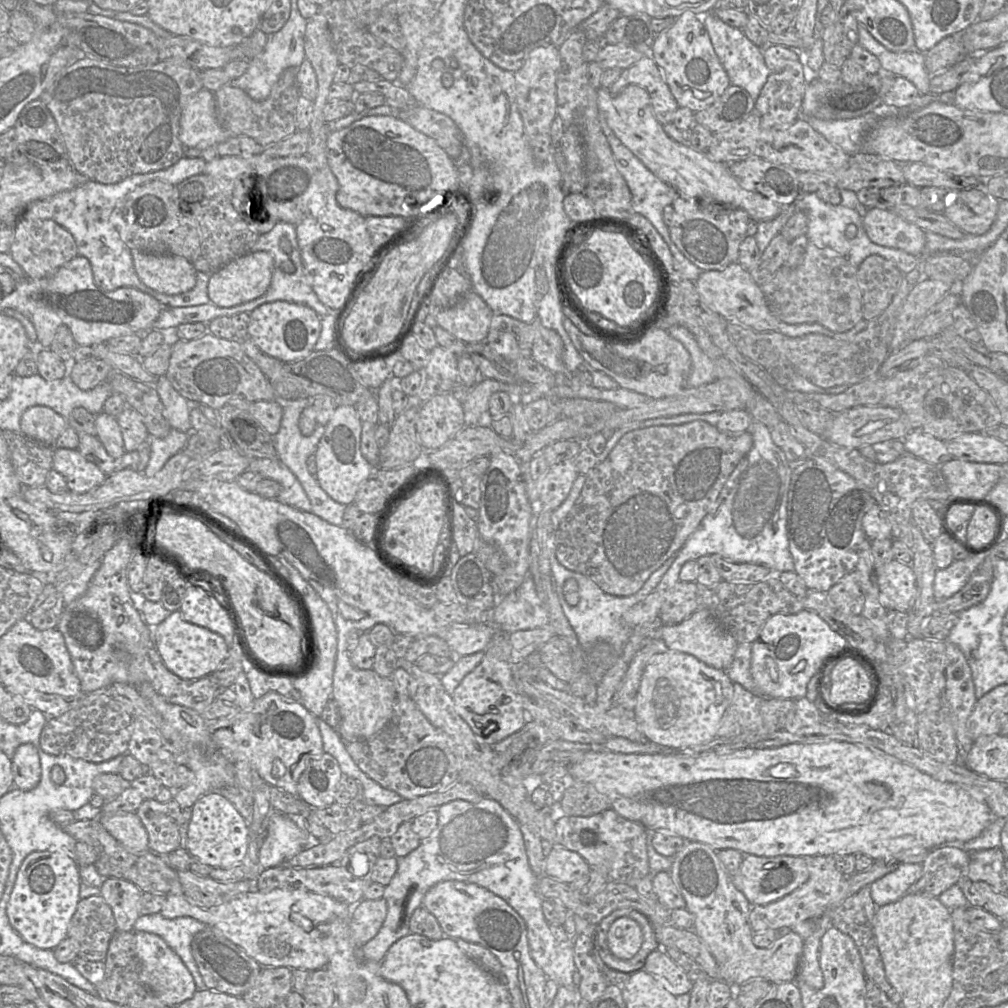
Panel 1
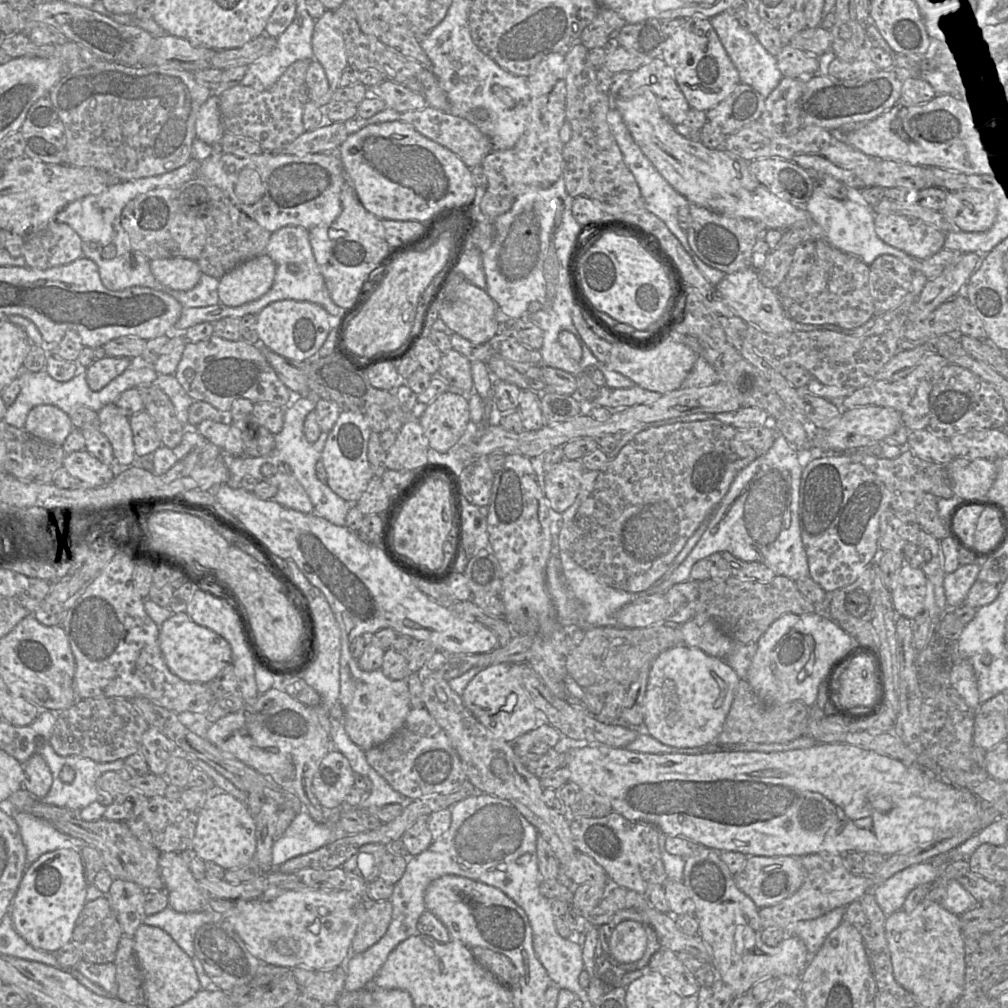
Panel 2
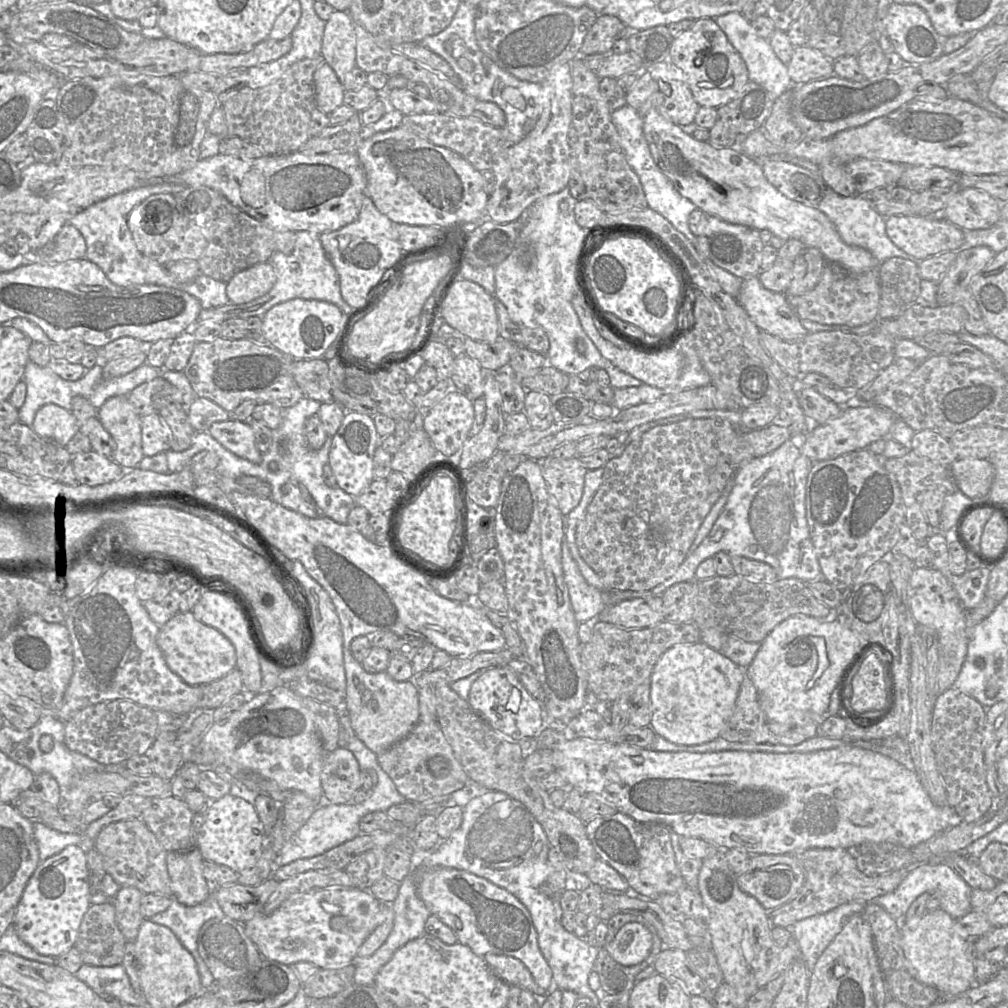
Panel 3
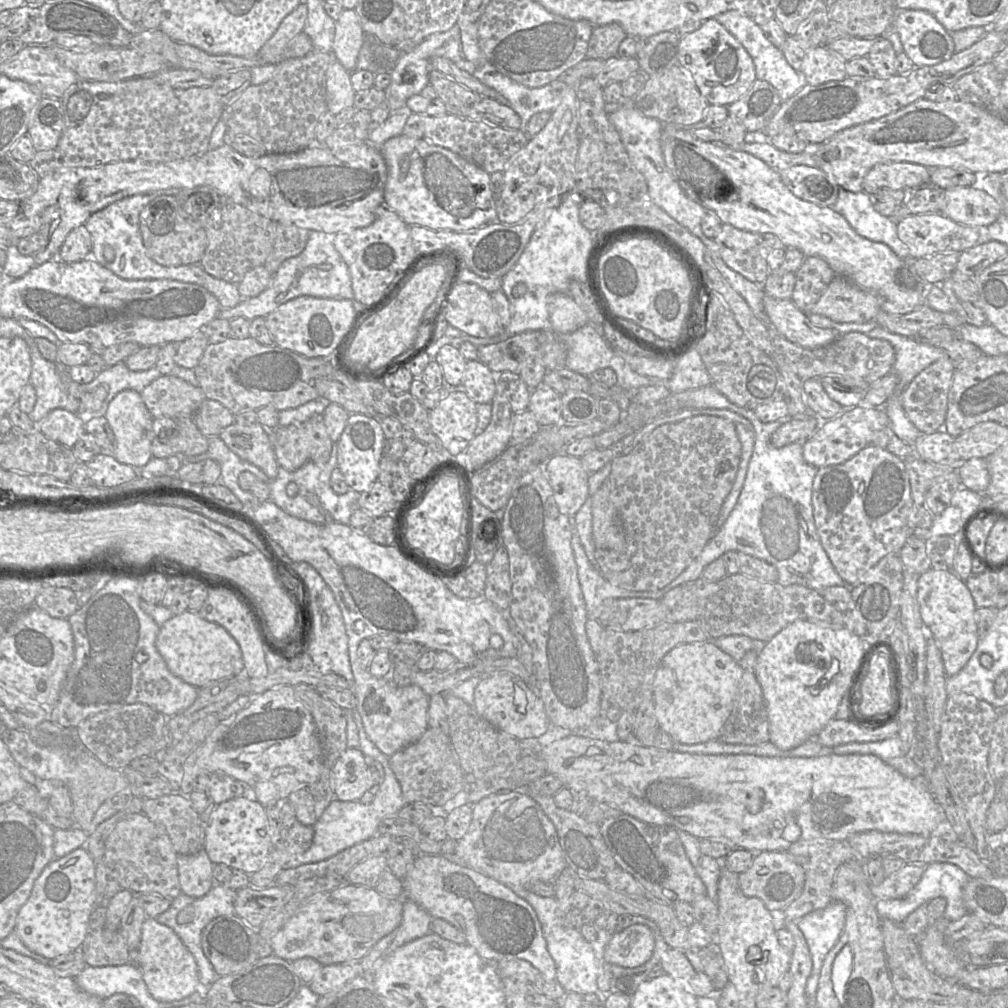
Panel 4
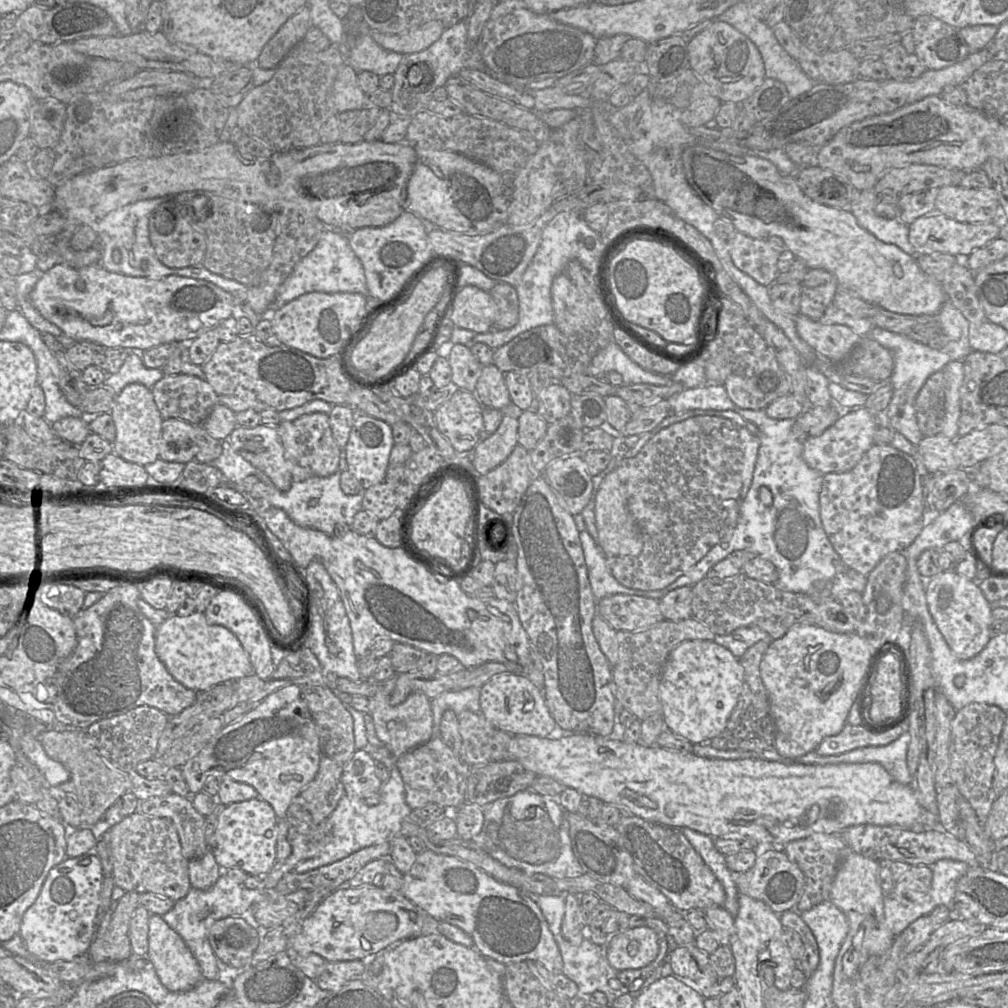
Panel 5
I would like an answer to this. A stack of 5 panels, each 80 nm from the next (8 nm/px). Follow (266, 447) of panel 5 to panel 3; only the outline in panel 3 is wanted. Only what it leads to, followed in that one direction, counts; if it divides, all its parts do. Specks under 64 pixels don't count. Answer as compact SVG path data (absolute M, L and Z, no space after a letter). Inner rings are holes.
M233 418L215 422L209 427L208 433L235 455L252 463L261 462L262 454L255 446L255 435L249 422Z

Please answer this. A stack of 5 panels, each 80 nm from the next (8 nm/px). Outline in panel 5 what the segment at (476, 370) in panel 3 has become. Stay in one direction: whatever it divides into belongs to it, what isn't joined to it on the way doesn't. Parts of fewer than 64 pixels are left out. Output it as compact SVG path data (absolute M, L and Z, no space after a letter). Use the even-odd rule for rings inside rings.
M494 364L483 366L474 393L484 407L502 410L512 402L504 373Z

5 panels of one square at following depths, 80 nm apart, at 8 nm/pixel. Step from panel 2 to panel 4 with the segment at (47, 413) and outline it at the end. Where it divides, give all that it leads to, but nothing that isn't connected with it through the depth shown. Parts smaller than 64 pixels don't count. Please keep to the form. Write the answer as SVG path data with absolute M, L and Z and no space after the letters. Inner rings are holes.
M54 409L39 422L38 431L47 438L72 448L85 433L85 418L65 409Z

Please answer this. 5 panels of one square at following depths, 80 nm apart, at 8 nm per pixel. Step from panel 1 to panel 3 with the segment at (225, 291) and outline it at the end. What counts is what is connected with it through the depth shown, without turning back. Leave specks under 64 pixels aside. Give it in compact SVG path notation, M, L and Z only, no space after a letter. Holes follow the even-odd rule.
M270 262L258 263L235 274L226 283L226 294L232 304L247 303L265 295L275 281L275 270Z

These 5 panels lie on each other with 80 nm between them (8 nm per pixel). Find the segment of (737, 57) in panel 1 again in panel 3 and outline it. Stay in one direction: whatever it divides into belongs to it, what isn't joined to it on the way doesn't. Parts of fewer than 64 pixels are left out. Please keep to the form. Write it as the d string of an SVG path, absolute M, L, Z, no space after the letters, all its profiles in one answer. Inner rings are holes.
M728 12L715 17L714 20L745 62L749 81L763 86L774 98L794 86L787 65L776 56L768 40L755 32L747 18L739 12Z

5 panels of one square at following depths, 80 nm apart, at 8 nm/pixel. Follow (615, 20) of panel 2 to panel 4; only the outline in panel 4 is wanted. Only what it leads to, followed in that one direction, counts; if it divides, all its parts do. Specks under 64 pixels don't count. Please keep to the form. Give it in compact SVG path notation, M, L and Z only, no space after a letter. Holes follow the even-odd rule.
M618 23L594 26L588 42L586 57L606 61L616 56L620 43L627 36L625 30Z

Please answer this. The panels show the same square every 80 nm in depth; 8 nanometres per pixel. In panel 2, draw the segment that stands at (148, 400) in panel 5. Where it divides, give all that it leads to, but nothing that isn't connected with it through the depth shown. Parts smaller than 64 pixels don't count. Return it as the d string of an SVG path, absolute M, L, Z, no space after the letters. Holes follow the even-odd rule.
M107 404L98 411L99 430L112 445L116 463L130 465L136 459L133 434L129 417L114 404Z

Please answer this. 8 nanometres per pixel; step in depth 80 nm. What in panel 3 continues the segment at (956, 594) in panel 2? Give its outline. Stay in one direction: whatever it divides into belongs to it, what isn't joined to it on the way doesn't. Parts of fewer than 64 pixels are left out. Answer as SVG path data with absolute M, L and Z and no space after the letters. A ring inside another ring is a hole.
M991 567L966 571L960 576L953 575L953 586L966 610L974 609L985 598Z

